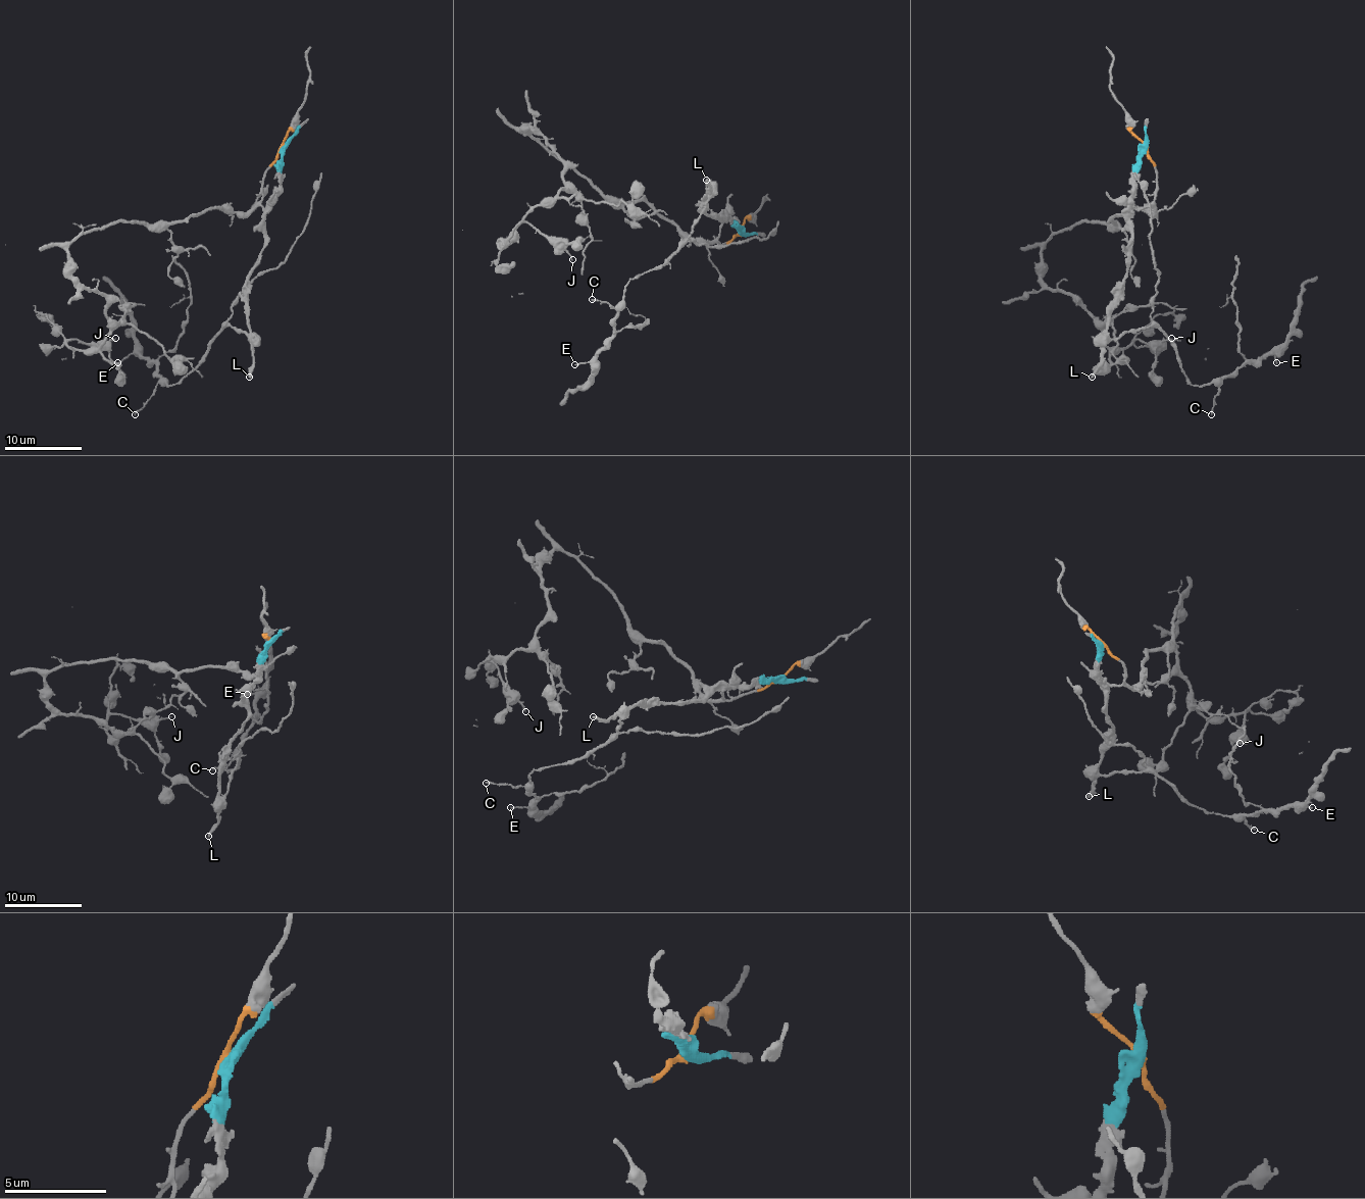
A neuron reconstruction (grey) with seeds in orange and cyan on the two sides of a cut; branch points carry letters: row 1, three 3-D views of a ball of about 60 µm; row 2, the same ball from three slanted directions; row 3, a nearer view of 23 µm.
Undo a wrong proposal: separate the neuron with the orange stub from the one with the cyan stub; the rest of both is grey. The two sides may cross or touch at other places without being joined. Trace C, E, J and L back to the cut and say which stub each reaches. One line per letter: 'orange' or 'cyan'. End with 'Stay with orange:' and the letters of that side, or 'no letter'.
C: cyan
E: cyan
J: orange
L: cyan
Stay with orange: J

